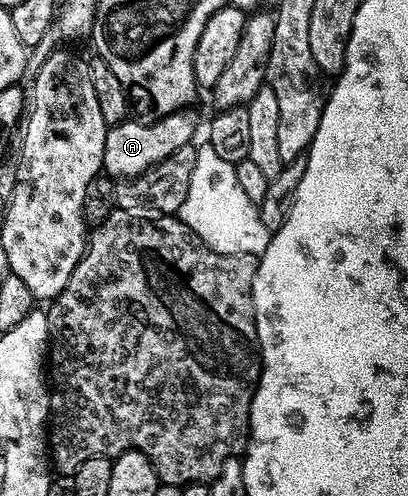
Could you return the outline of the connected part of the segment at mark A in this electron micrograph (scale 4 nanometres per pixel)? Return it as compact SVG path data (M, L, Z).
M188 112L167 114L159 120L125 120L109 126L103 173L113 180L127 180L145 174L151 166L166 160L178 148L189 145L196 134L196 122Z

